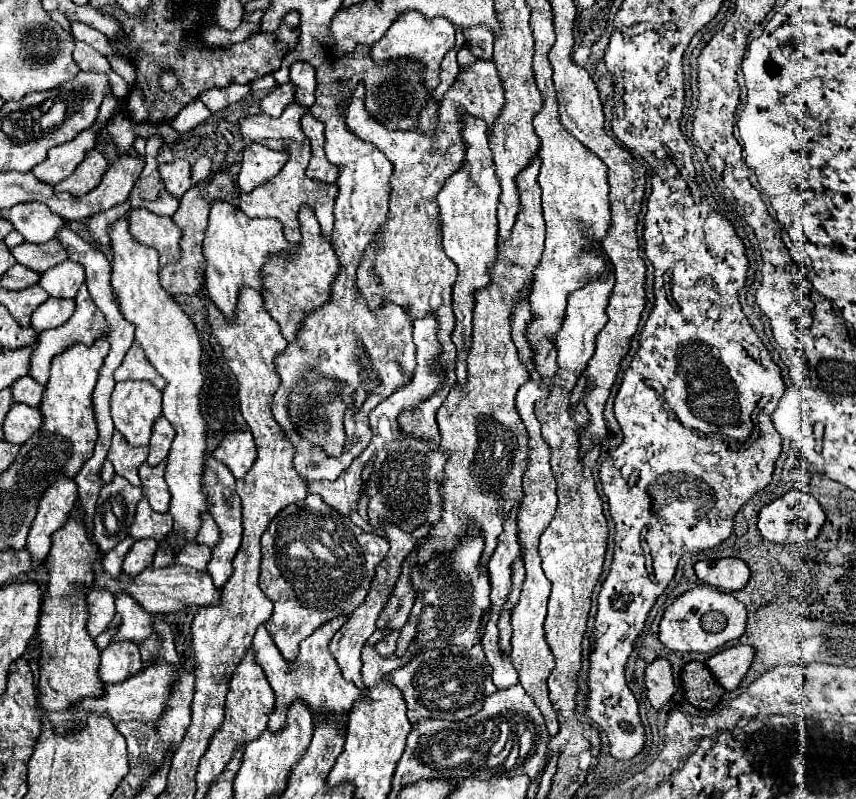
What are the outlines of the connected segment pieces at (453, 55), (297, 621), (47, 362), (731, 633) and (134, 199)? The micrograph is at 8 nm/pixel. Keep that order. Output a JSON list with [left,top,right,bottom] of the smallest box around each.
[[433,33,465,101],[259,493,389,661],[29,285,109,385],[659,587,747,653],[129,135,179,215]]

